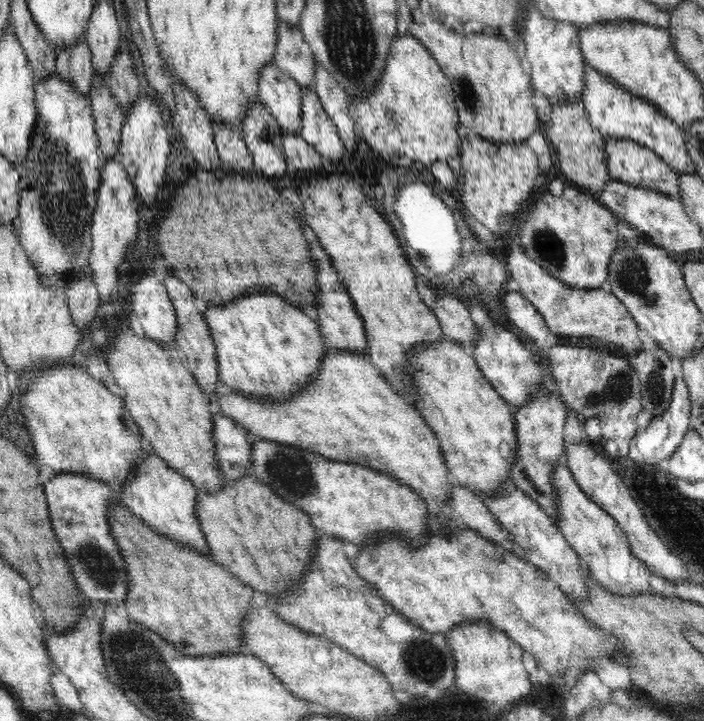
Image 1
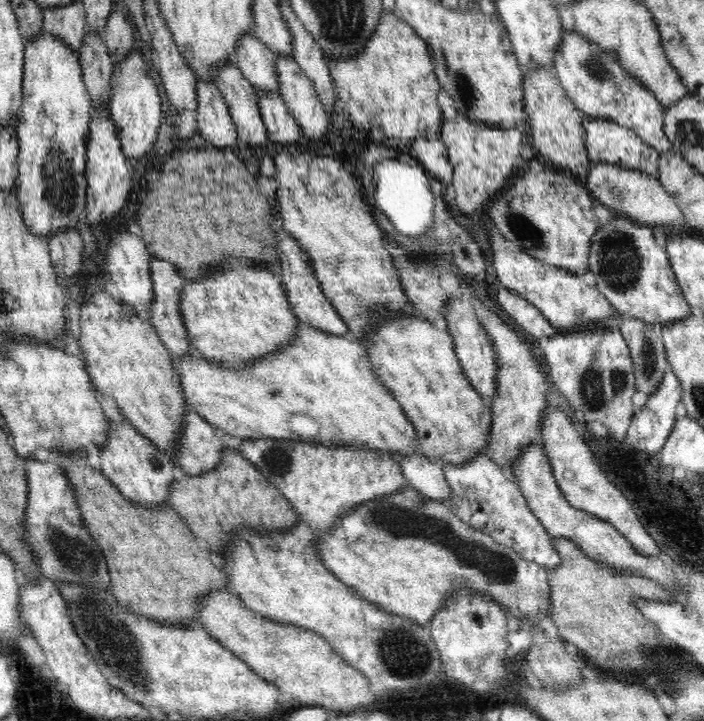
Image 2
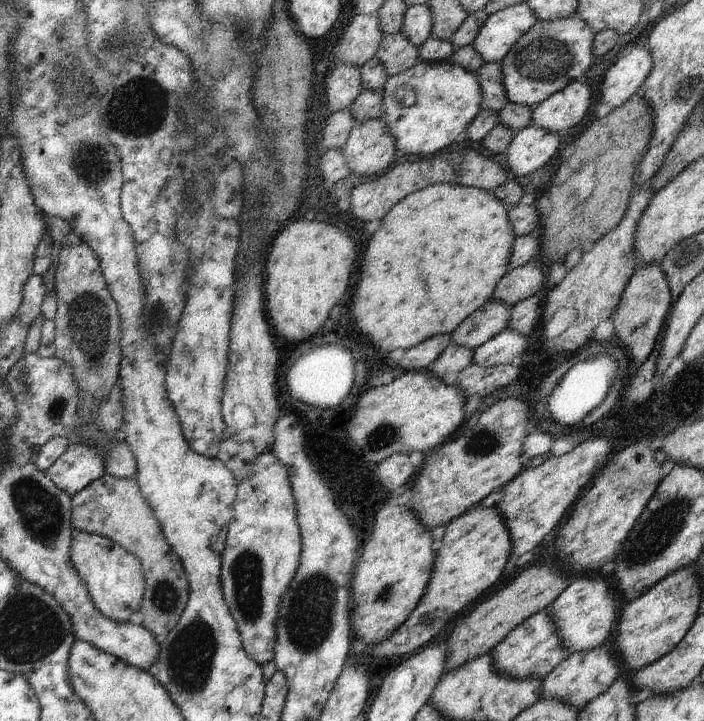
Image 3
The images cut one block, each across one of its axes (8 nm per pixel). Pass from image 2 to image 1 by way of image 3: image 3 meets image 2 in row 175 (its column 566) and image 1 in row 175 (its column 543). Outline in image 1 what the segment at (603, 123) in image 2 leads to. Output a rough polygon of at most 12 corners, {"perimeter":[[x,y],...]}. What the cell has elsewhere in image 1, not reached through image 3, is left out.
{"perimeter":[[605,138],[612,179],[680,200],[679,174],[628,139]]}

